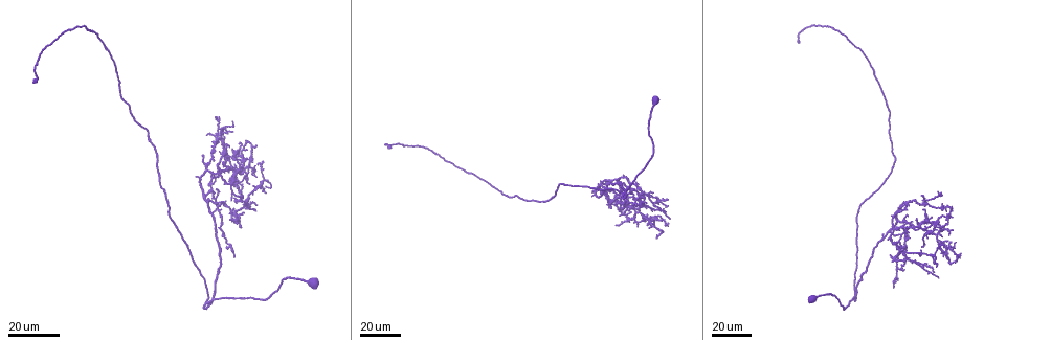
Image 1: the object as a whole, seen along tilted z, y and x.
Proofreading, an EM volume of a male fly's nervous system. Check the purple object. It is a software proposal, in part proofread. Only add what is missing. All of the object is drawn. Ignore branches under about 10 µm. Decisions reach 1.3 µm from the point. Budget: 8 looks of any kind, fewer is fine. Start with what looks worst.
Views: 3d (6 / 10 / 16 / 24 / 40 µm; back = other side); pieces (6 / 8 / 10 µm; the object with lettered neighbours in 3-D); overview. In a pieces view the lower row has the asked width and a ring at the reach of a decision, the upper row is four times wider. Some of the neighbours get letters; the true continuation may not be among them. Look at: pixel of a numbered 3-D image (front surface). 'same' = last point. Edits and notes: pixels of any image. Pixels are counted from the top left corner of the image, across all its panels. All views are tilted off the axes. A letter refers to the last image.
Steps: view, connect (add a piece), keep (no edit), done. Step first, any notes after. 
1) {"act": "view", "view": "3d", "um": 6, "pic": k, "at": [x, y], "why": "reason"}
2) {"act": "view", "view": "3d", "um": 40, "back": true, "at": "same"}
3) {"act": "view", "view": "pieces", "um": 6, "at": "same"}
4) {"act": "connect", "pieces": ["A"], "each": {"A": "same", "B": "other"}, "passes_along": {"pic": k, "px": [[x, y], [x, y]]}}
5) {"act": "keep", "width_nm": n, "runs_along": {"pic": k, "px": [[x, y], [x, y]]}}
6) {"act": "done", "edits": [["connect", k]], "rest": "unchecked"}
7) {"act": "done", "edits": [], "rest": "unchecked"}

{"act": "view", "view": "3d", "um": 40, "pic": 1, "at": [204, 308], "why": "free end"}

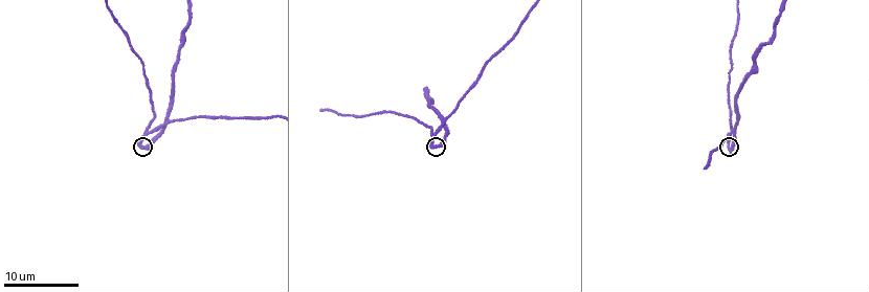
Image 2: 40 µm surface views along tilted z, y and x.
{"act": "view", "view": "pieces", "um": 8, "pic": 2, "at": [435, 146]}

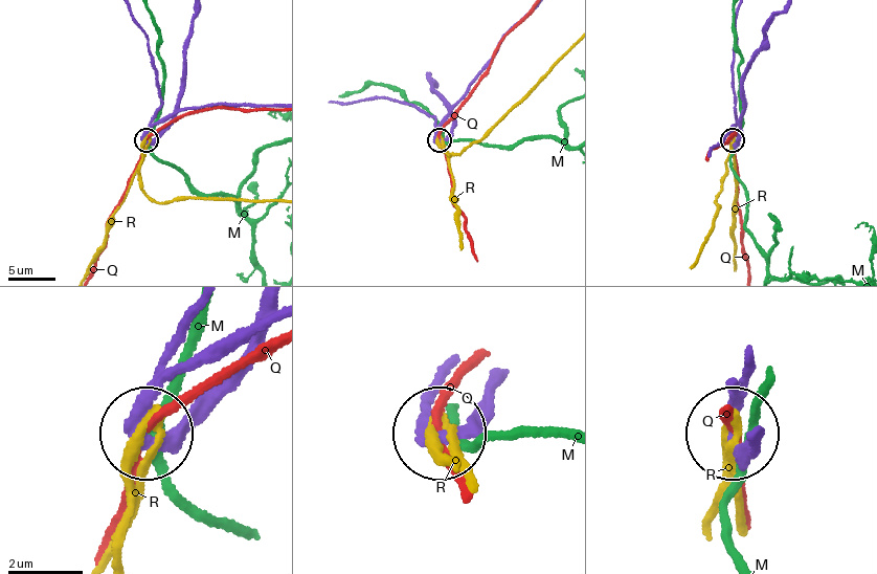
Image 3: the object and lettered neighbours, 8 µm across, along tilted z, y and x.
{"act": "keep", "each": {"M": "other", "Q": "other", "R": "other"}, "runs_along": {"pic": 3, "px": [[274, 319], [169, 383], [147, 429]]}, "found": "none of them fits"}

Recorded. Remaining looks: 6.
{"act": "view", "view": "3d", "um": 24, "pic": 1, "at": [262, 160], "why": "end of a long branch"}

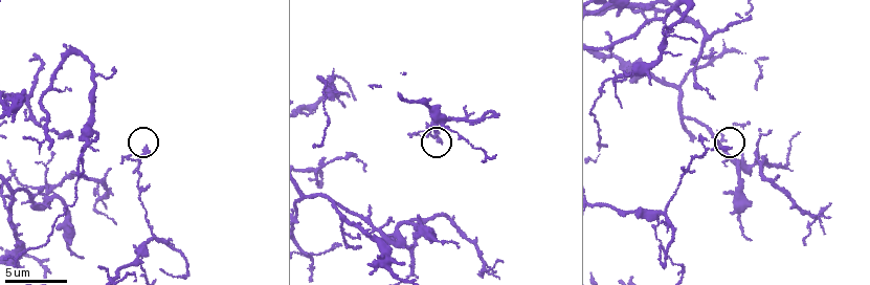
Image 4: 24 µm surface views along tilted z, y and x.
{"act": "view", "view": "pieces", "um": 6, "pic": 4, "at": [729, 149]}

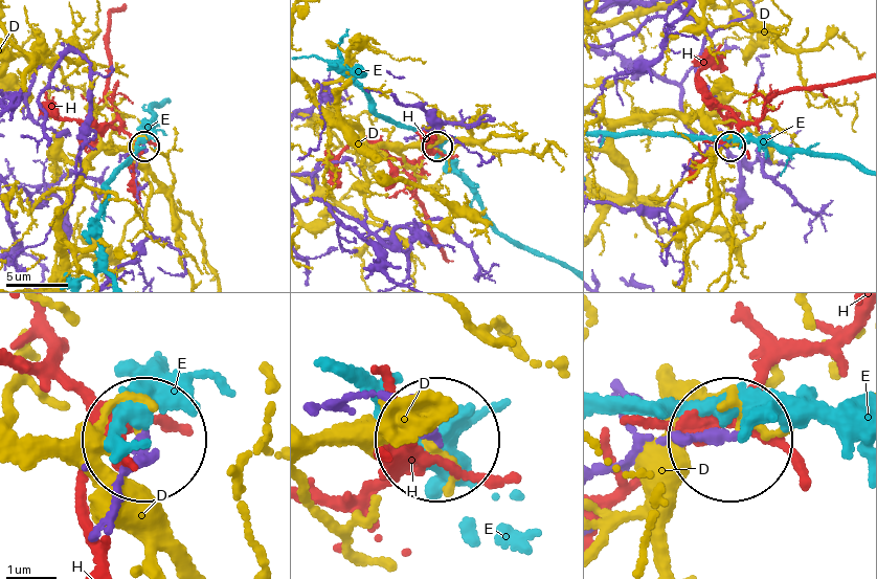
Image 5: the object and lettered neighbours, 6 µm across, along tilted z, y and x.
{"act": "keep", "each": {"D": "other", "E": "other", "H": "other"}, "runs_along": {"pic": 5, "px": [[611, 467], [718, 437]]}, "found": "no lettered piece goes on from it"}

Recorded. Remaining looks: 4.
{"act": "view", "view": "3d", "um": 10, "pic": 4, "at": [26, 273], "why": "end of a long branch"}

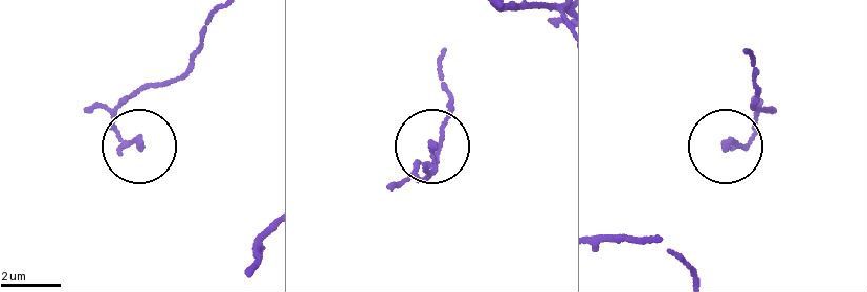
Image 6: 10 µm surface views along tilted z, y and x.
{"act": "view", "view": "pieces", "um": 6, "pic": 6, "at": [726, 144]}

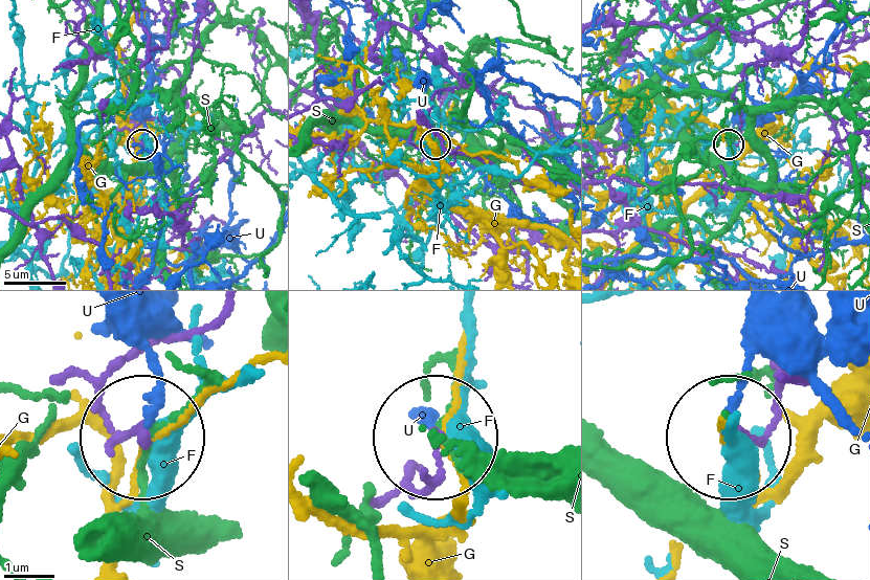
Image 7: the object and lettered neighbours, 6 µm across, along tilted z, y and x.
{"act": "keep", "each": {"F": "other", "G": "other", "S": "other", "U": "other"}, "found": "none of them fits"}

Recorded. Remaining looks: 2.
{"act": "view", "view": "3d", "um": 24, "pic": 1, "at": [905, 246], "why": "tapers out"}

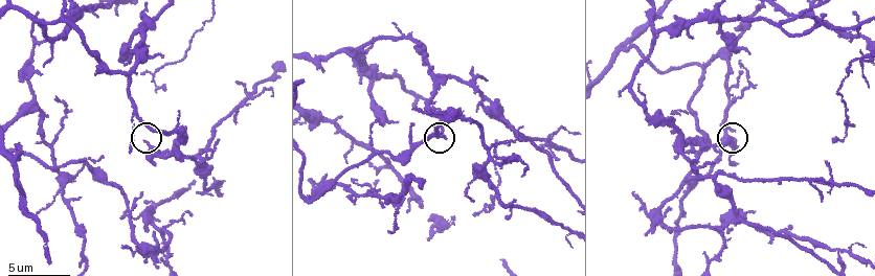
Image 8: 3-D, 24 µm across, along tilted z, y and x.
{"act": "view", "view": "pieces", "um": 6, "pic": 8, "at": [729, 141], "why": "what lies round it"}

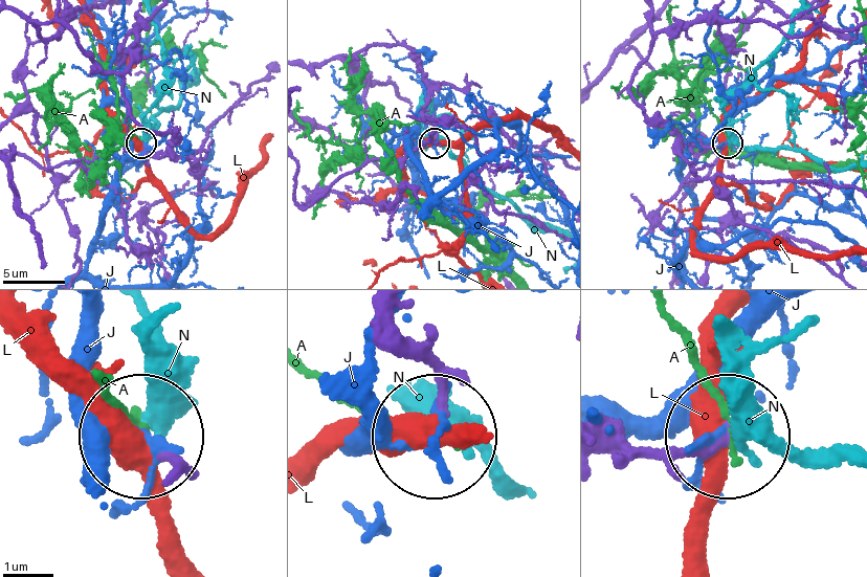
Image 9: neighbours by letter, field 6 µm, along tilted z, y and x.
{"act": "keep", "each": {"A": "other", "J": "other", "L": "other", "N": "other"}, "found": "none of them fits"}

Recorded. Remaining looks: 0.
{"act": "done", "edits": [], "rest": "unchecked"}

